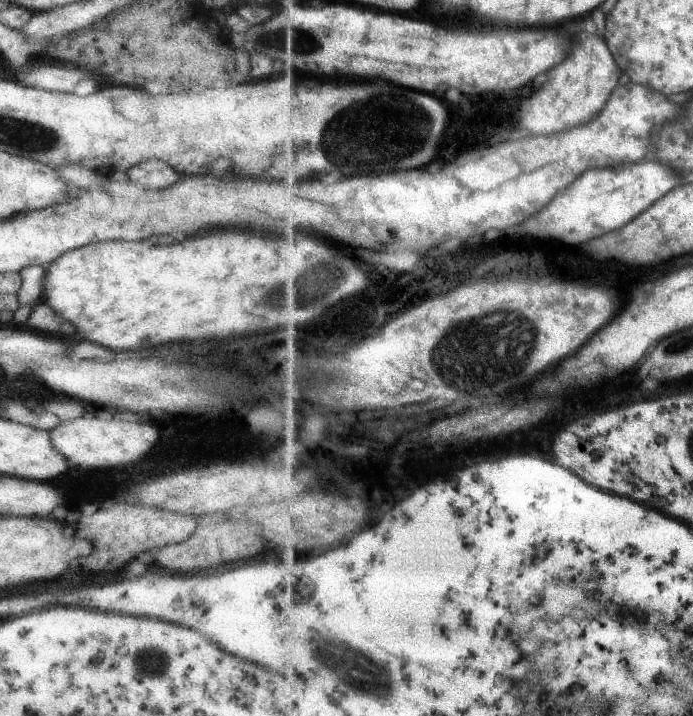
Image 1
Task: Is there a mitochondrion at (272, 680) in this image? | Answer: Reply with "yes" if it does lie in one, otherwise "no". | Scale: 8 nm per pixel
no

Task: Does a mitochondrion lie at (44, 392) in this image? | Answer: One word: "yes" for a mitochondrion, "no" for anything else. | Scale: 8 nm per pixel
no

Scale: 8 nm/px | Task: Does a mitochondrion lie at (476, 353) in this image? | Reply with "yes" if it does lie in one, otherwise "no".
yes

